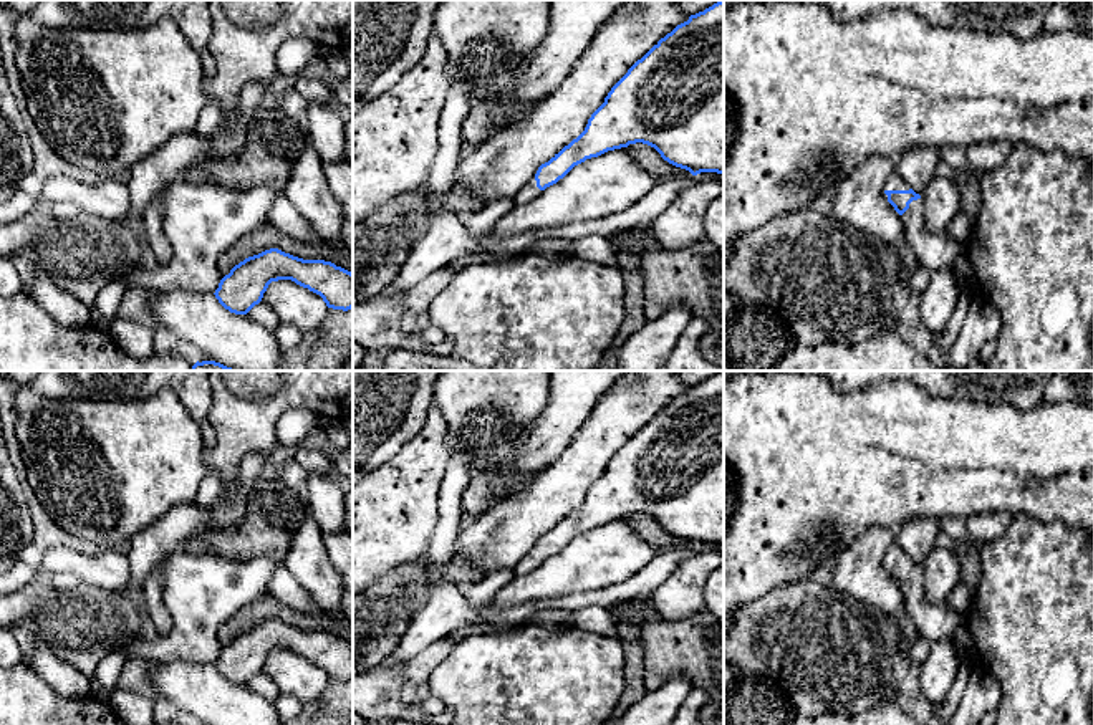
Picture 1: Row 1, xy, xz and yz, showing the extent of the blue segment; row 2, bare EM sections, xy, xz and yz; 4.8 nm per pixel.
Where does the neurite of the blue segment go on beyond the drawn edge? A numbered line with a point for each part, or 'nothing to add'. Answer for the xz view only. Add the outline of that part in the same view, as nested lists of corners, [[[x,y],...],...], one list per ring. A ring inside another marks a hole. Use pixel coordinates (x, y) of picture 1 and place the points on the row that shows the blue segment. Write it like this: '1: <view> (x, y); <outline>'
1: xz (529, 191); [[[535,177],[525,184],[515,195],[515,205],[530,204],[542,190],[537,187]]]

